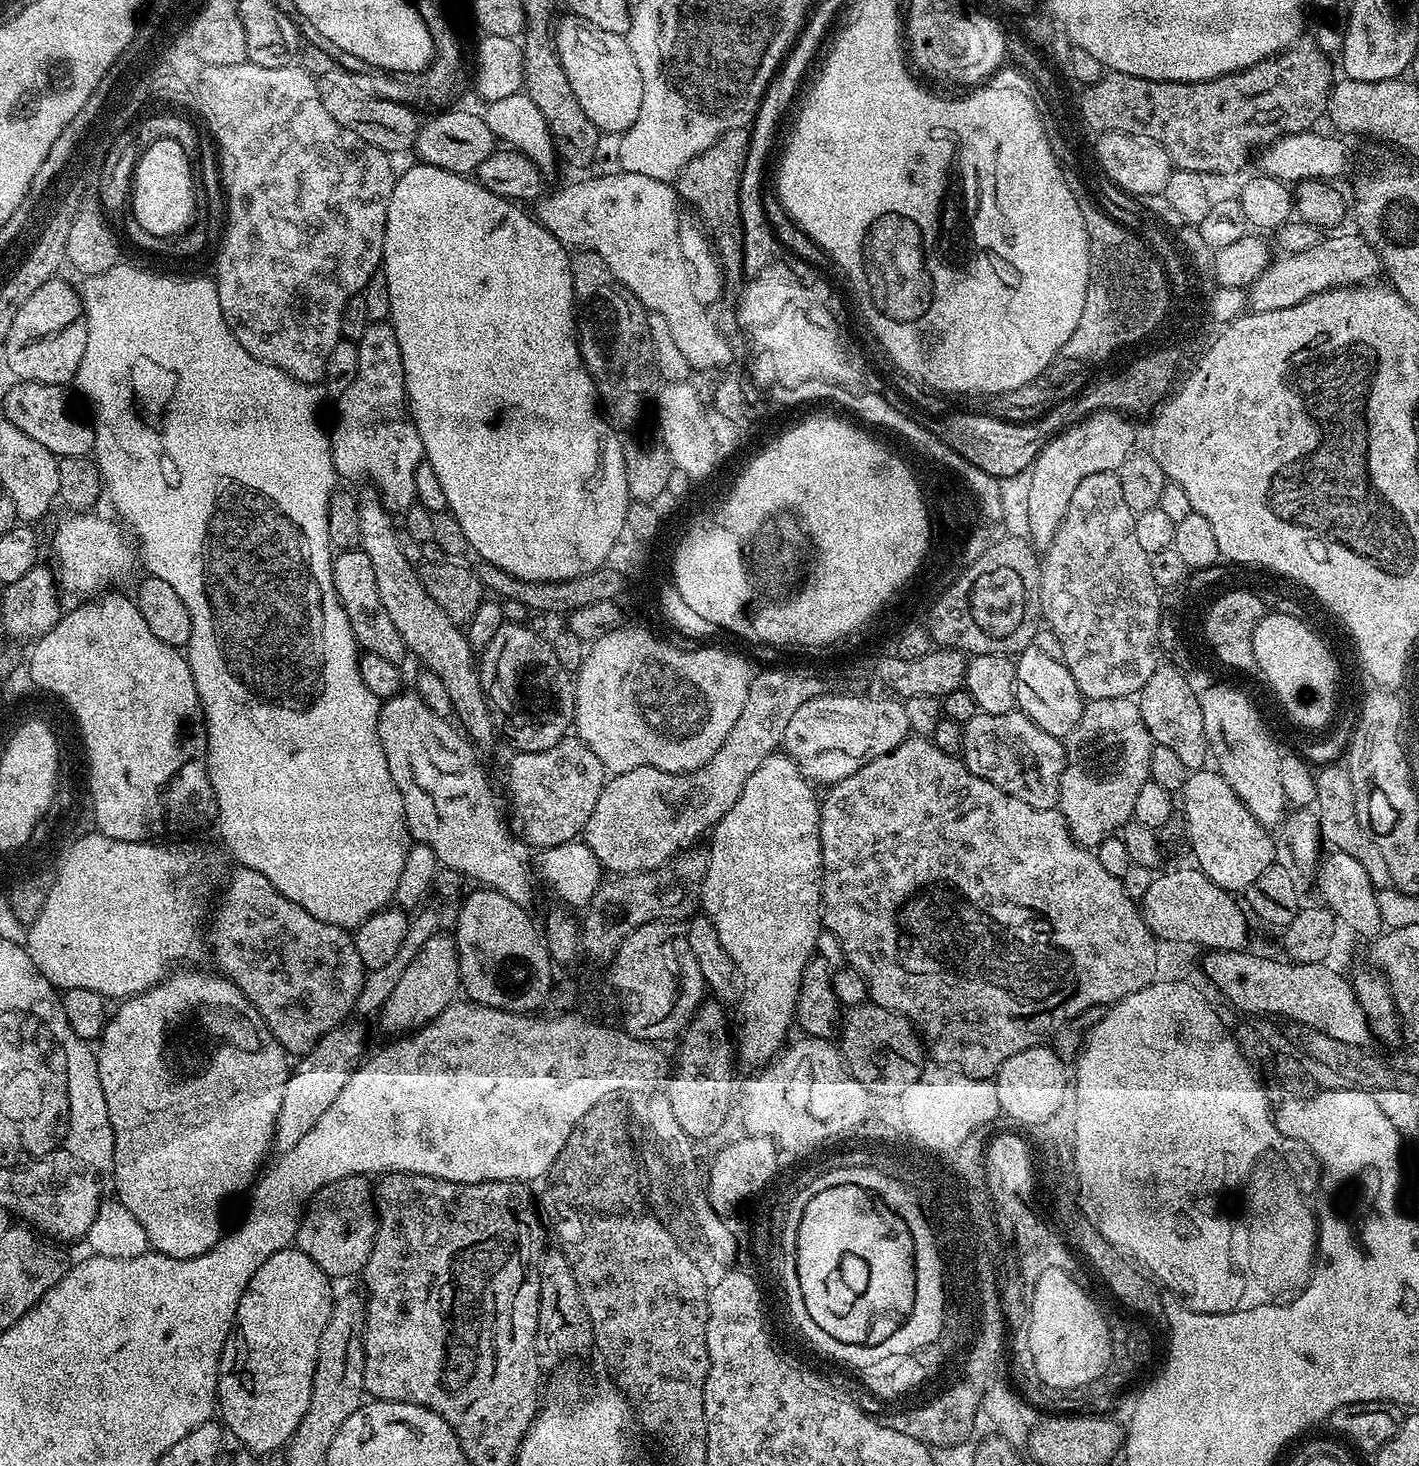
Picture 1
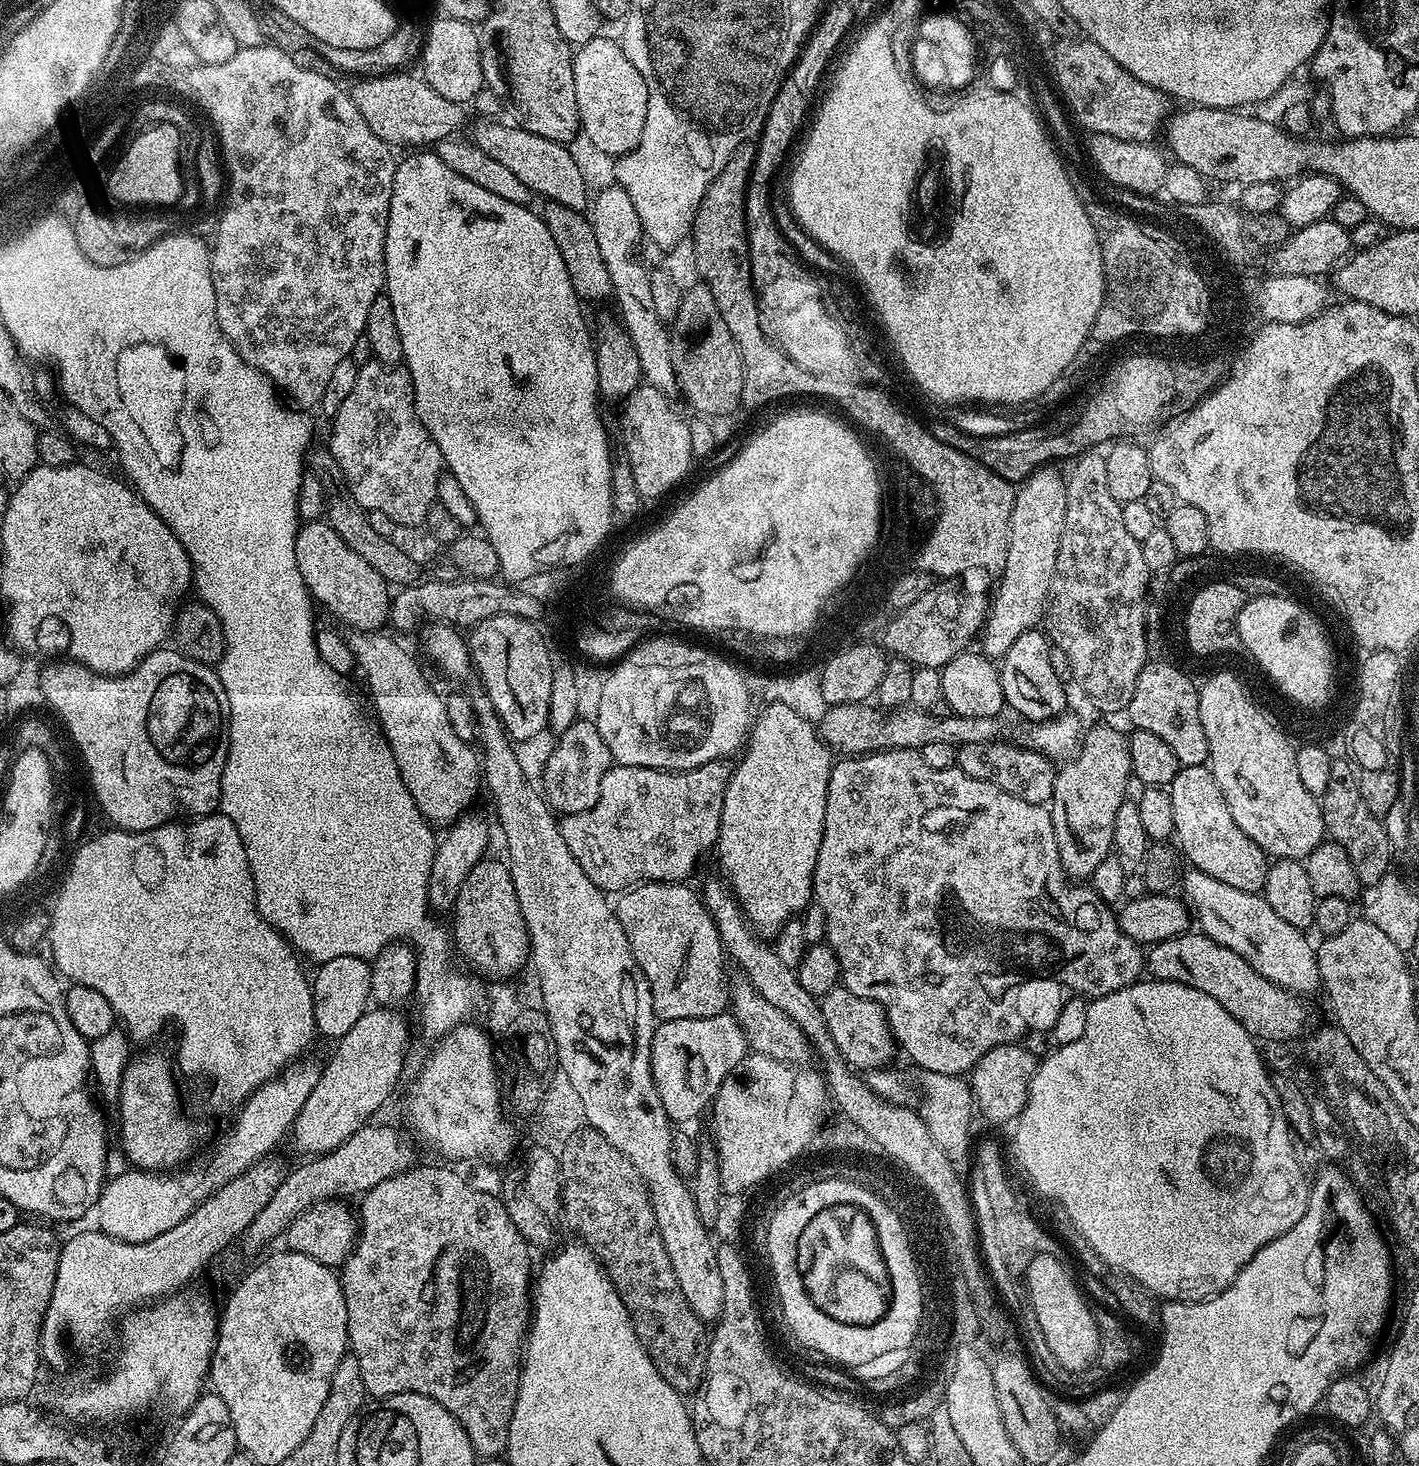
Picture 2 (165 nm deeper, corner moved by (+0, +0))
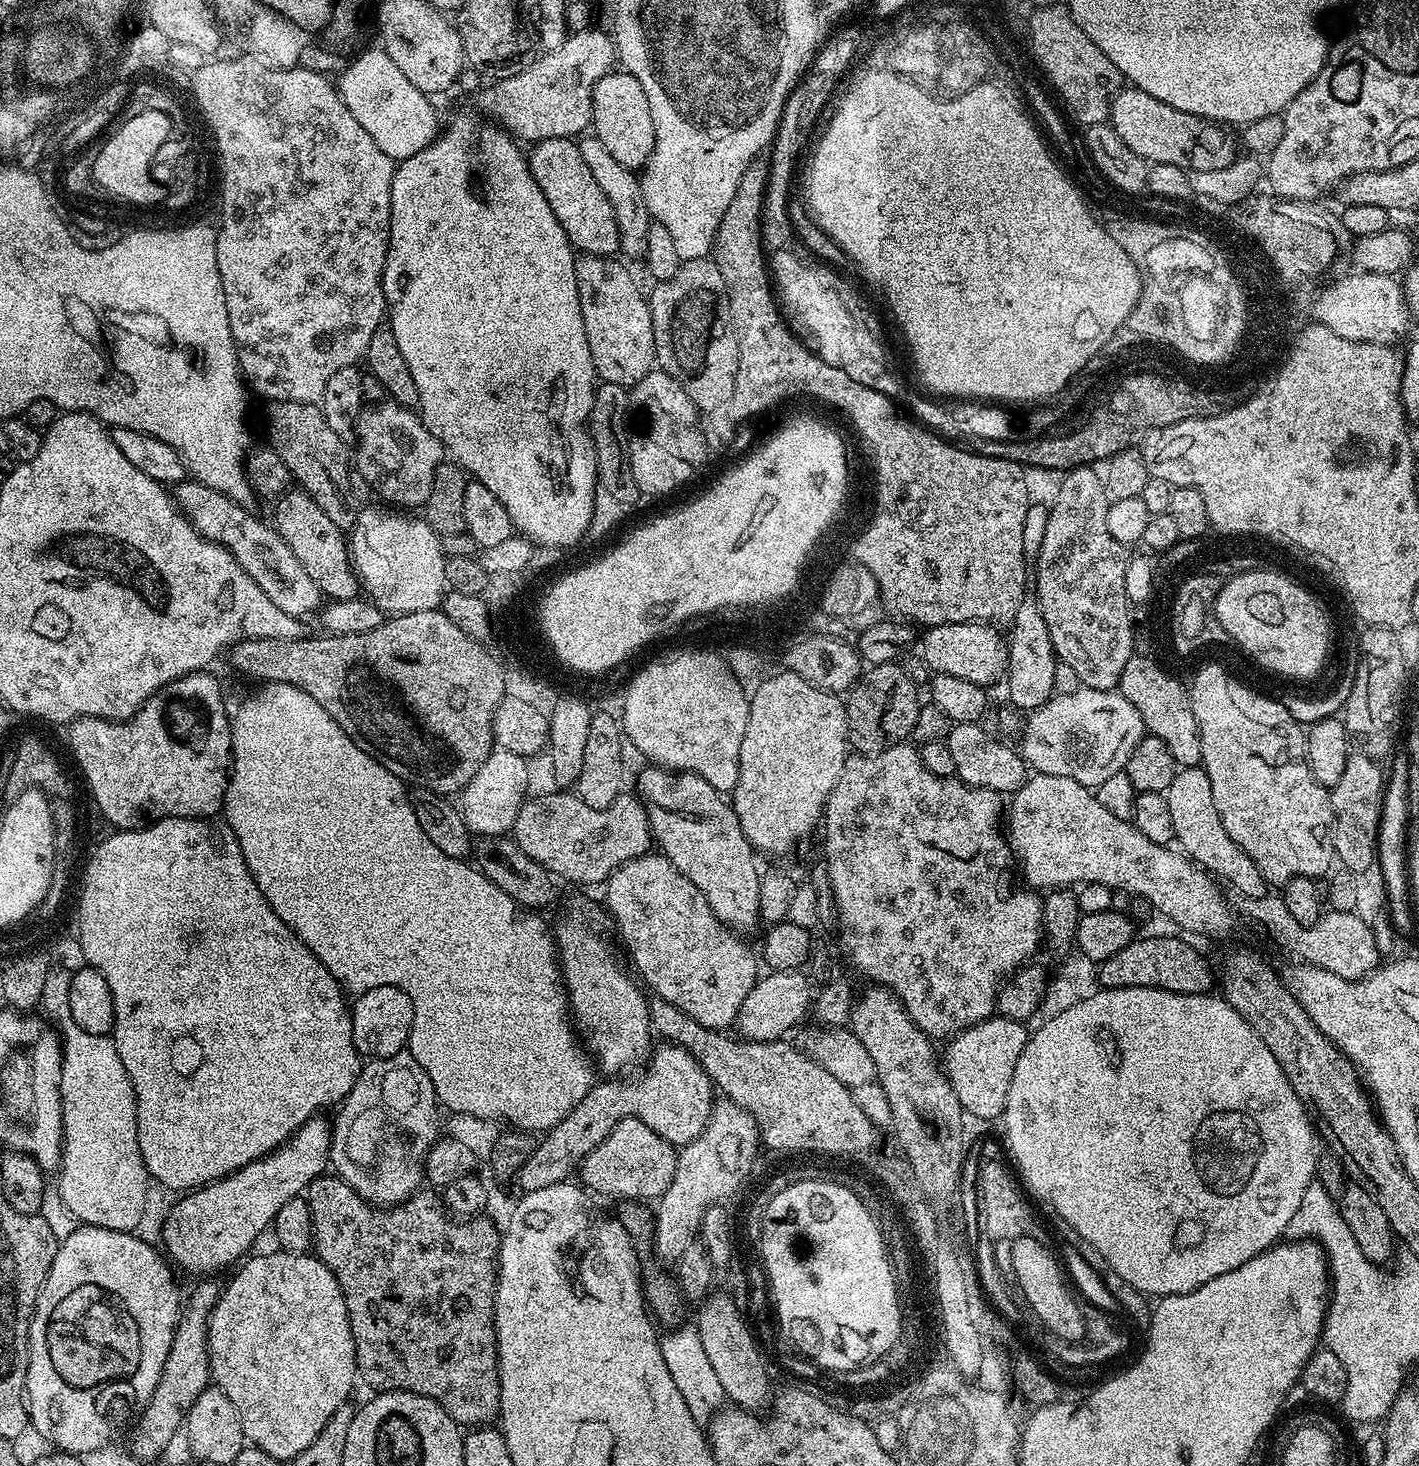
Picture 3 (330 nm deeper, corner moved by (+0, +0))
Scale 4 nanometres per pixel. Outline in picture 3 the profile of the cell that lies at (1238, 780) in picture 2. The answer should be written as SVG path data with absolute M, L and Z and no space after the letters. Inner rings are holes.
M1226 667L1211 668L1207 677L1196 678L1193 684L1190 684L1190 695L1192 697L1192 709L1194 710L1194 718L1198 722L1198 730L1202 738L1202 767L1204 773L1210 778L1210 790L1214 794L1214 806L1218 810L1218 814L1222 818L1222 826L1226 826L1226 834L1230 834L1230 838L1234 838L1234 842L1246 853L1254 862L1254 866L1258 866L1258 870L1262 874L1262 878L1270 886L1283 886L1290 883L1296 876L1311 876L1320 878L1320 875L1327 870L1331 864L1334 864L1334 853L1332 850L1332 825L1336 819L1332 813L1332 797L1329 789L1321 786L1314 778L1314 774L1308 765L1308 757L1306 755L1306 732L1299 729L1292 720L1288 719L1288 710L1286 710L1279 699L1271 700L1268 696L1263 696L1260 692L1255 692L1252 688L1247 688L1244 684L1239 684L1235 680L1233 673Z

